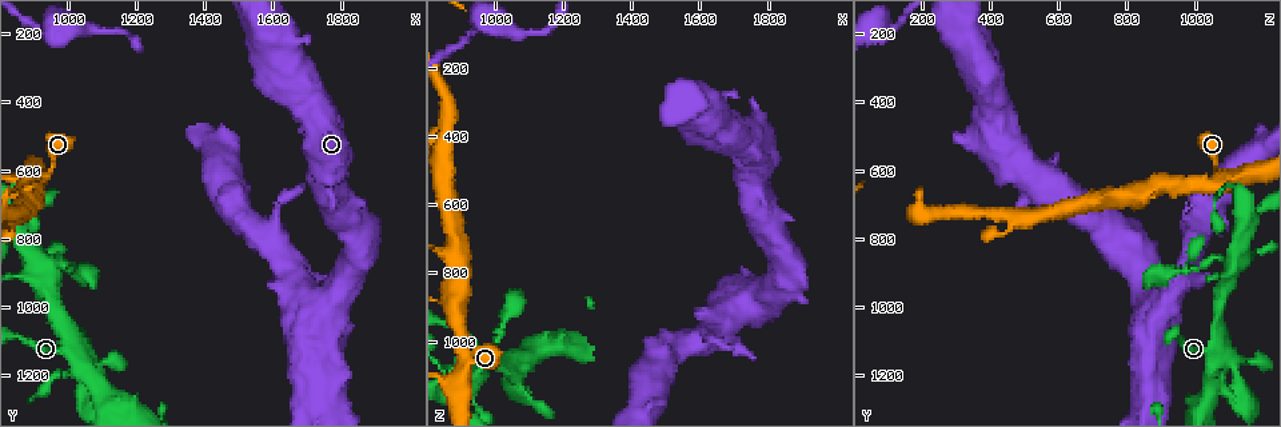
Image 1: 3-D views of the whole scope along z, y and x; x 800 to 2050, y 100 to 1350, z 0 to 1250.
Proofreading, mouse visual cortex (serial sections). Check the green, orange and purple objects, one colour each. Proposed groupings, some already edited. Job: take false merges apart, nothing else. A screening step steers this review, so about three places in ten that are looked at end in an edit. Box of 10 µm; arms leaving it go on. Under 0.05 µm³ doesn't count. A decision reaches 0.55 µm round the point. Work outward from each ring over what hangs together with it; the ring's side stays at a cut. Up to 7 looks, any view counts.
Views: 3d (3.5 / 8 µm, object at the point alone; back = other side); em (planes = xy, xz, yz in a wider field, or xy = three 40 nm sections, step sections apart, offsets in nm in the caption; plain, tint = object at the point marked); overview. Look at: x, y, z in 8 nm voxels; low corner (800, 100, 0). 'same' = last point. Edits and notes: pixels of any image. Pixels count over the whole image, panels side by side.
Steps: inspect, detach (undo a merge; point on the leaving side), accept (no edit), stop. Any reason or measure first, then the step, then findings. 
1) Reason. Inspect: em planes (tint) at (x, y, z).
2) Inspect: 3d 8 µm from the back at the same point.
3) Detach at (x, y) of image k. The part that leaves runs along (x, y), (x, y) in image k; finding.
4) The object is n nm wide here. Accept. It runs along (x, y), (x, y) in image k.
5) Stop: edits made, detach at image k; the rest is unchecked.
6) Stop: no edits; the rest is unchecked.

Abrupt turn. Inspect: 3d 3.5 µm at (930, 890, 1110).

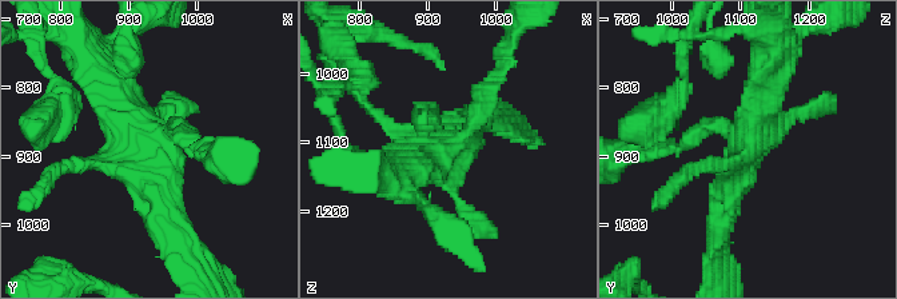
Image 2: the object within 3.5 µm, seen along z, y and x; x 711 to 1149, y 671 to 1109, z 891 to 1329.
Shape alone is not enough. Inspect: em xy step 5 (tint) at (925, 885, 1105).

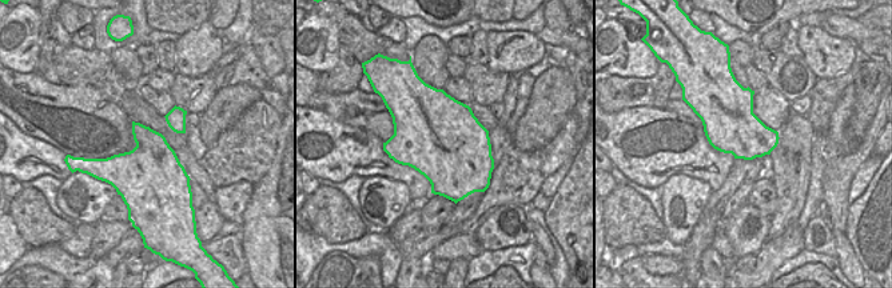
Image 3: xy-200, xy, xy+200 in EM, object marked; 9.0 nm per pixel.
Accept. It runs along (168, 226), (152, 156), (103, 79) in image 2; one cell here.

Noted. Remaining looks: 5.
Thin neck. Inspect: 3d 8 µm at (1050, 1150, 1090).

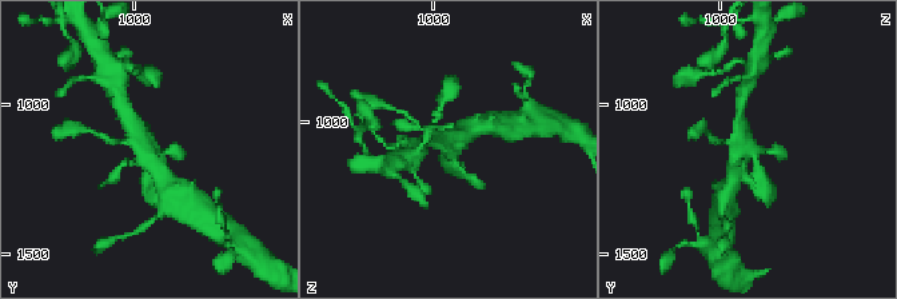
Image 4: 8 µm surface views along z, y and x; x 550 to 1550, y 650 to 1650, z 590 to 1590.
Shape alone is not enough. Inspect: em xy step 3 (tint) at the same point.

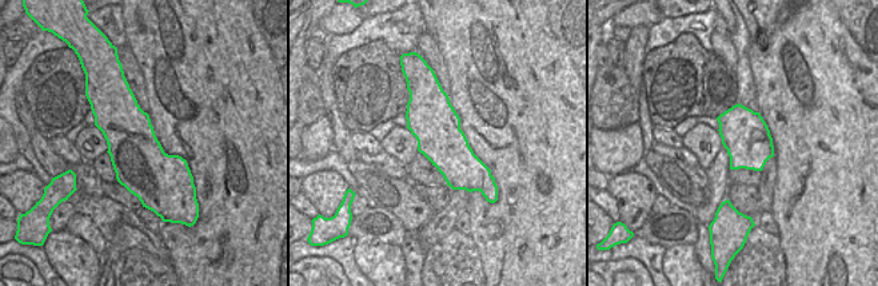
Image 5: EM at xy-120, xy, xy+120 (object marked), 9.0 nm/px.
The object is 440 nm wide here. Accept. It runs along (725, 140), (754, 155), (764, 184) in image 4; all the same cell.

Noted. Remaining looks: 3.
Four arms meet. Inspect: 3d 3.5 µm at (910, 640, 1080).

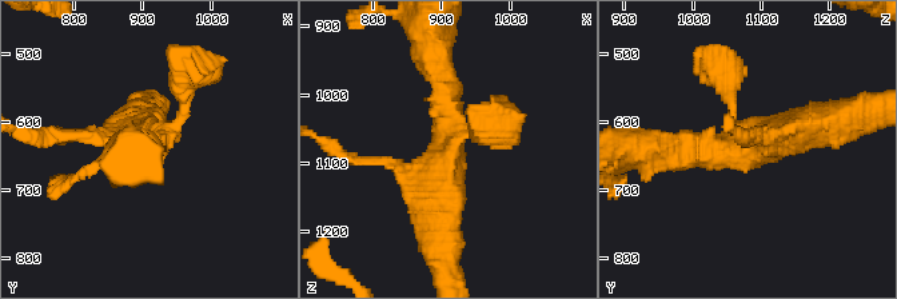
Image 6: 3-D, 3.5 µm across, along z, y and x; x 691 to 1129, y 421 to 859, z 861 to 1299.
Now the EM. Inspect: em planes (tint) at (905, 640, 1085).

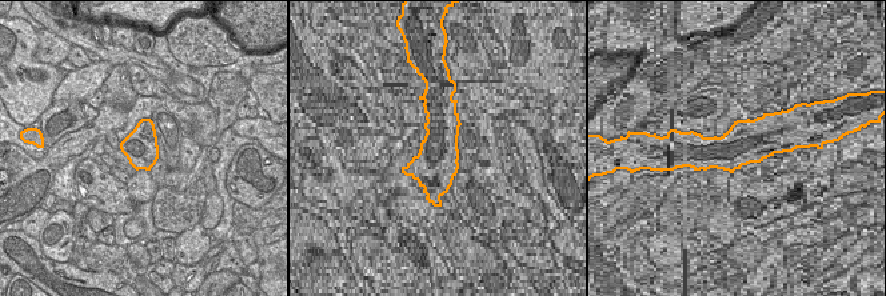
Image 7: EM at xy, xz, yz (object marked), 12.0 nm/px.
The arms are 200, 250, 350, 450 nm wide. Accept. It runs along (728, 78), (742, 147), (830, 123) in image 6; one cell here.

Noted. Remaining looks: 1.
Stop: no edits; the rest is unchecked.

